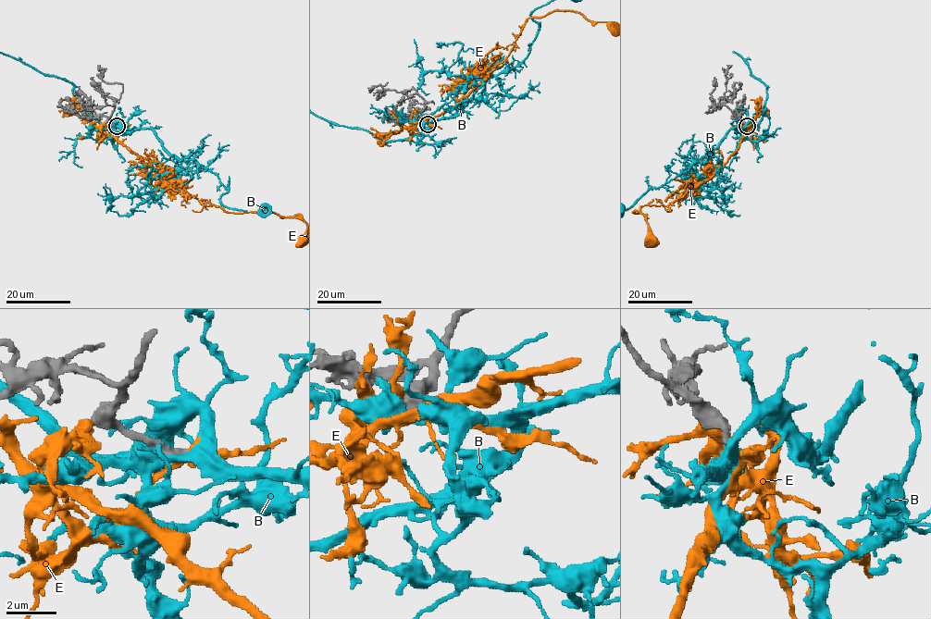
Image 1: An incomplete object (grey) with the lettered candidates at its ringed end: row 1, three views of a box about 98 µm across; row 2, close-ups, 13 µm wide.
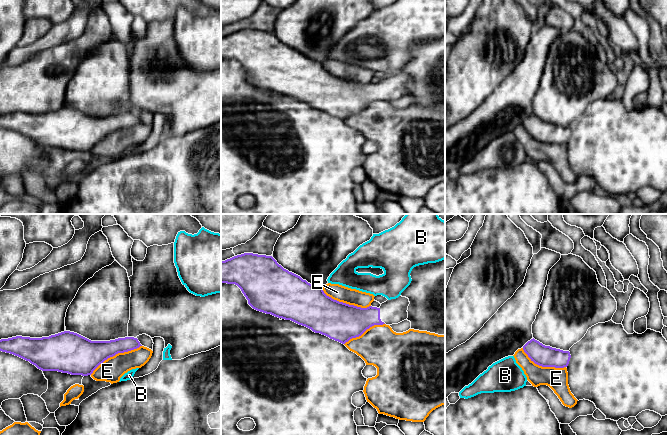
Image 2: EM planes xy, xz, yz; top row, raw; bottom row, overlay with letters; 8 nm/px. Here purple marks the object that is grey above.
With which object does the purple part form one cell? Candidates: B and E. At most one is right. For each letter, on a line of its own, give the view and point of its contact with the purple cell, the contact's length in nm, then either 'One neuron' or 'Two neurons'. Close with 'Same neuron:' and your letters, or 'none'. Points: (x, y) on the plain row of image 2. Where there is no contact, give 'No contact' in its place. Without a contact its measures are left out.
B: No contact. Two neurons
E: Touches purple at xy (115, 130). Shared border 480 nm. Two neurons
Same neuron: none

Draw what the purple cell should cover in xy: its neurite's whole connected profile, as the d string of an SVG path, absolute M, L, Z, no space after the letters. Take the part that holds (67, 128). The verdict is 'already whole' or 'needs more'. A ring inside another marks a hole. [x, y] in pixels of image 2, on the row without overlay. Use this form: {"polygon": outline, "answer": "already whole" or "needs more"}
{"polygon": "M174 19L150 22L143 37L137 37L132 33L132 38L127 113L110 117L91 117L70 107L42 114L16 112L1 115L0 127L29 137L42 147L88 152L108 134L142 122L136 114L142 110L151 114L163 114L165 124L170 120L172 136L181 136L221 121L221 69L201 73L187 66L178 52L174 39Z", "answer": "needs more"}

